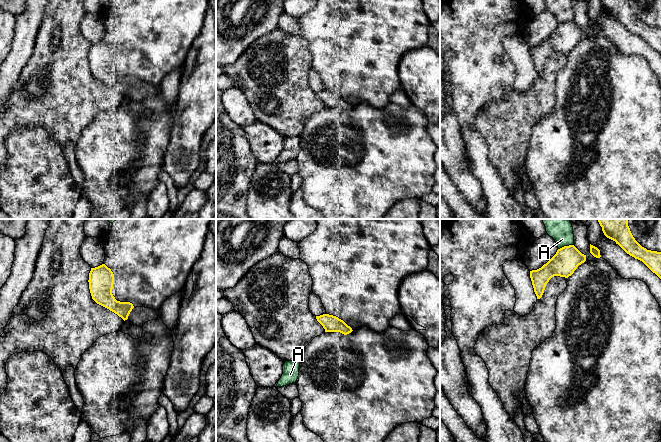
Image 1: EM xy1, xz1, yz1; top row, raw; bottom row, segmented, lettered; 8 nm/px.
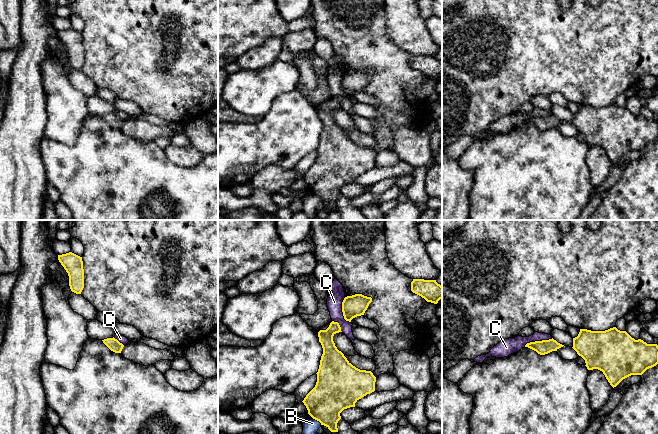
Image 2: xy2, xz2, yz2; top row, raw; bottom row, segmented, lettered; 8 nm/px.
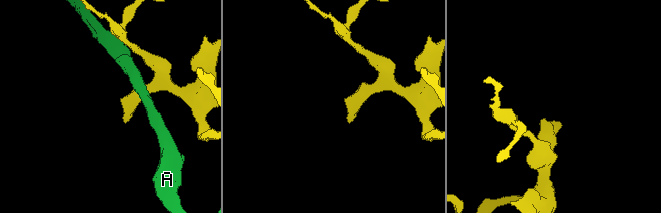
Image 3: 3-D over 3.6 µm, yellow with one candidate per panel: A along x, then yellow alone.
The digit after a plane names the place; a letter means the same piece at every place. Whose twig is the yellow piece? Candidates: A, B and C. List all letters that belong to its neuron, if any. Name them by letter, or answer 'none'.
none

